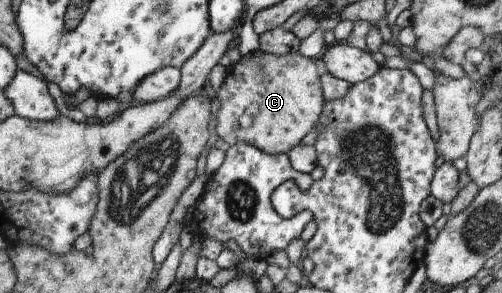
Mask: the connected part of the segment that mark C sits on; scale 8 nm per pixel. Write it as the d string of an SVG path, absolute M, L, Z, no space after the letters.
M258 51L241 57L228 68L222 85L215 91L218 112L212 116L212 121L216 125L216 135L224 141L224 147L245 143L270 155L287 154L296 147L313 130L323 106L319 72L320 67L316 60L301 56L298 52L274 56Z

